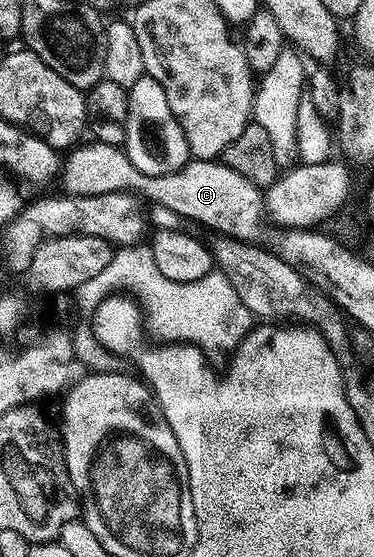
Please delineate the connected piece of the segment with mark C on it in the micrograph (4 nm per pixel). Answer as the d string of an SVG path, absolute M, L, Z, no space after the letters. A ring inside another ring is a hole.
M97 140L91 141L91 146L78 144L65 155L60 166L60 178L62 176L63 191L66 194L79 194L80 196L100 196L101 194L133 194L147 203L163 205L176 212L183 220L191 218L202 226L214 230L218 234L226 234L229 238L239 238L242 242L254 242L257 234L262 230L262 218L264 222L264 194L259 187L253 186L240 172L232 172L226 163L221 160L191 160L184 168L176 172L168 172L160 176L148 176L132 164L132 160L126 155L122 146L104 144Z

